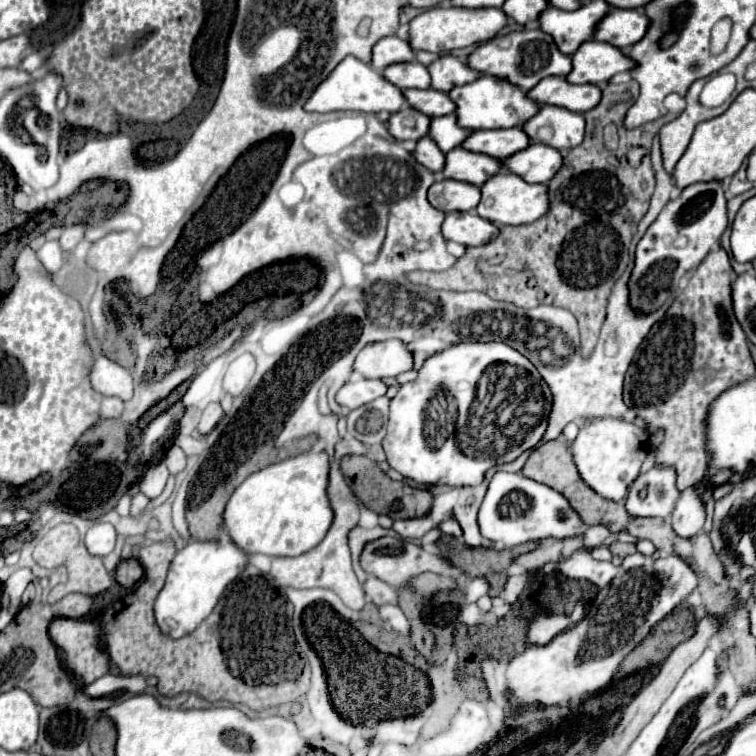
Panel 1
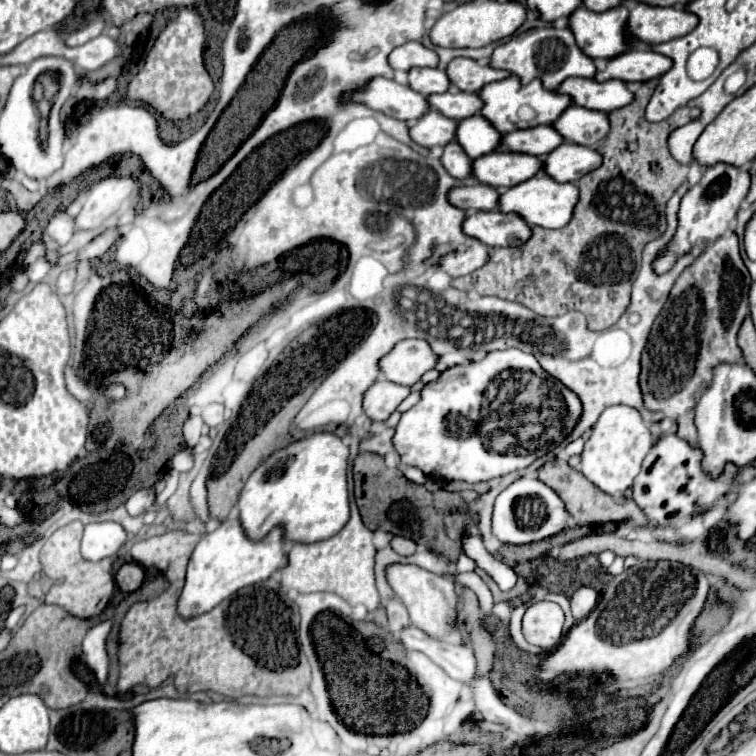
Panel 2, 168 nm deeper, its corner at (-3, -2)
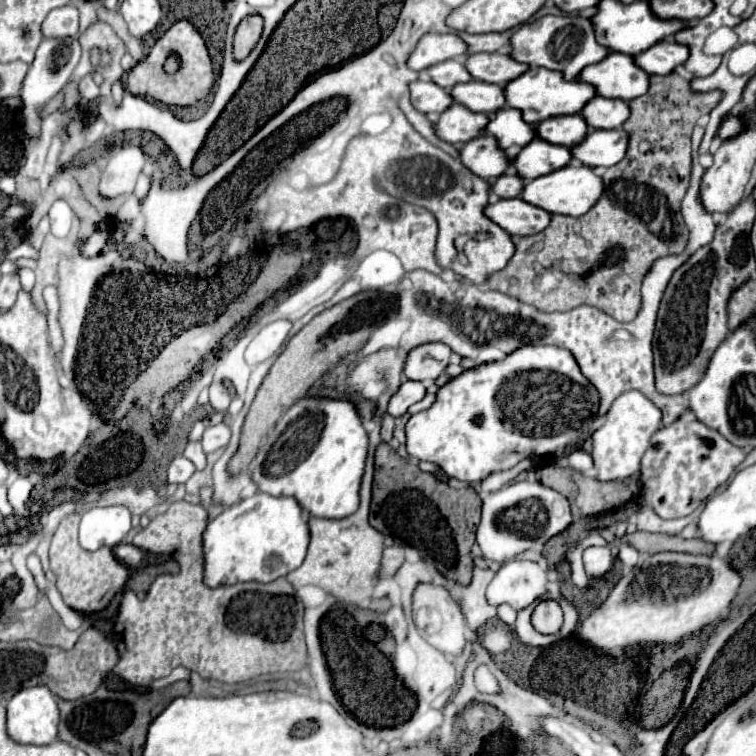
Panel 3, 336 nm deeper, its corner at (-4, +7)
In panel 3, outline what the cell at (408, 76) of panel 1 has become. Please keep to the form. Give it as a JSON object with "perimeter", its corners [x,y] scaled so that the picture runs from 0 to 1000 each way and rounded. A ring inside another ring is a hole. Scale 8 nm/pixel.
{"perimeter":[[[597,78],[597,81],[586,81],[581,86],[570,86],[570,91],[562,91],[565,99],[570,102],[573,110],[578,110],[586,118],[597,118],[604,110],[615,110],[623,107],[620,94],[612,89],[610,81]]]}

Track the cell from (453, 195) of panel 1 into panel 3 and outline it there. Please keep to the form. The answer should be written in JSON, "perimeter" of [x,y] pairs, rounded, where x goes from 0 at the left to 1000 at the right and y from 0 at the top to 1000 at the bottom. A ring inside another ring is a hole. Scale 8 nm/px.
{"perimeter":[[[679,226],[665,229],[663,234],[657,234],[657,239],[649,245],[649,255],[655,255],[657,261],[687,261],[692,253],[692,237],[687,231],[681,231]]]}

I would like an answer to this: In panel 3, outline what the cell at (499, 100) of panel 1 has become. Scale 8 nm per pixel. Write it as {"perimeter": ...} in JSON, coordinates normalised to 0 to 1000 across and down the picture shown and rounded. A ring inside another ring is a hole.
{"perimeter":[[[700,89],[697,97],[687,99],[681,107],[673,107],[665,123],[668,123],[671,139],[687,144],[692,149],[692,160],[708,165],[726,155],[766,149],[771,139],[787,126],[787,115],[779,110],[766,110],[766,107],[747,107],[739,94],[729,94],[718,89]]]}

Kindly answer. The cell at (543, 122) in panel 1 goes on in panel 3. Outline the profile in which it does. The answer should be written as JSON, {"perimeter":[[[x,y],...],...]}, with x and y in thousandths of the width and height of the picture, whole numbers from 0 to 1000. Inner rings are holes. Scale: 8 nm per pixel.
{"perimeter":[[[787,126],[787,134],[779,134],[766,152],[784,171],[819,171],[832,155],[832,139],[821,131],[800,131]]]}

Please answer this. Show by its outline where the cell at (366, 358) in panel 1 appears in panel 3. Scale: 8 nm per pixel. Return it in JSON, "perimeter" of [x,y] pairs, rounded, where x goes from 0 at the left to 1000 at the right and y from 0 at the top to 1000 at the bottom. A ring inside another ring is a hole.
{"perimeter":[[[560,454],[538,467],[533,496],[544,504],[578,501],[594,483],[597,462],[586,454]]]}

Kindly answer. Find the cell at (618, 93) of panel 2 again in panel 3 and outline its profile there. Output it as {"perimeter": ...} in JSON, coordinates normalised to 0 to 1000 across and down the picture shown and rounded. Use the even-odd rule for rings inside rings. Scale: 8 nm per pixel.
{"perimeter":[[[806,70],[798,81],[776,86],[763,107],[776,107],[792,118],[795,128],[835,134],[858,118],[858,99],[848,94],[835,73]]]}

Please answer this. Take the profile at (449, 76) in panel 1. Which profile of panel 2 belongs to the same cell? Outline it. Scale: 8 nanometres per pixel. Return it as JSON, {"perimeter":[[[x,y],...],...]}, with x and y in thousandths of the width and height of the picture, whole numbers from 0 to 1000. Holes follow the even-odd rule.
{"perimeter":[[[601,77],[590,93],[601,114],[614,122],[635,122],[638,114],[677,101],[672,93],[656,93],[651,87],[635,87],[622,77]]]}

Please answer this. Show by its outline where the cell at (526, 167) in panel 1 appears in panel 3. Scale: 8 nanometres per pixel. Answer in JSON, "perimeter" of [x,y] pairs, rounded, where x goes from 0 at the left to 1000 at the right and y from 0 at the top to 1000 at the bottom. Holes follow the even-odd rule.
{"perimeter":[[[782,171],[776,181],[755,194],[758,210],[769,213],[771,218],[787,221],[808,221],[827,208],[829,200],[829,176],[827,173],[800,173],[800,171]]]}

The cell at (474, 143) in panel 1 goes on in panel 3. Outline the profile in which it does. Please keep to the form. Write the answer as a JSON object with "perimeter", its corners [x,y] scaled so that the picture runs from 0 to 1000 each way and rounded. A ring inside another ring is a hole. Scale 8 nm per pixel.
{"perimeter":[[[769,152],[761,155],[729,155],[718,165],[708,165],[708,179],[724,189],[755,194],[766,189],[776,176],[776,163]]]}

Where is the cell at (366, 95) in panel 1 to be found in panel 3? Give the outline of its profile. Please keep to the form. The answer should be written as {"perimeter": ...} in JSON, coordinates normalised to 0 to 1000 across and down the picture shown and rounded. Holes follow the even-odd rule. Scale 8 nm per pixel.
{"perimeter":[[[546,107],[541,110],[544,139],[557,149],[586,149],[597,136],[597,126],[591,118],[570,110],[570,107]]]}

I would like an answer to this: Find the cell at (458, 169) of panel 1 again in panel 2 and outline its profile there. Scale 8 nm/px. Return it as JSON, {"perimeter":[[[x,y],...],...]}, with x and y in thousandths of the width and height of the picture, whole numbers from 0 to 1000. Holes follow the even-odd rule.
{"perimeter":[[[653,201],[643,209],[627,212],[627,235],[653,249],[675,249],[701,238],[720,225],[720,212],[704,204]]]}

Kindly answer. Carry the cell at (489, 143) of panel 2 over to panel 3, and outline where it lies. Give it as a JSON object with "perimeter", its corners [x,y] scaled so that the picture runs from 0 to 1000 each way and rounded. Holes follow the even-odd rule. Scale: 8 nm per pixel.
{"perimeter":[[[676,142],[660,144],[660,149],[652,149],[639,176],[649,176],[657,184],[660,197],[665,200],[694,194],[708,181],[705,165],[697,165],[689,157],[687,144],[676,144]]]}

